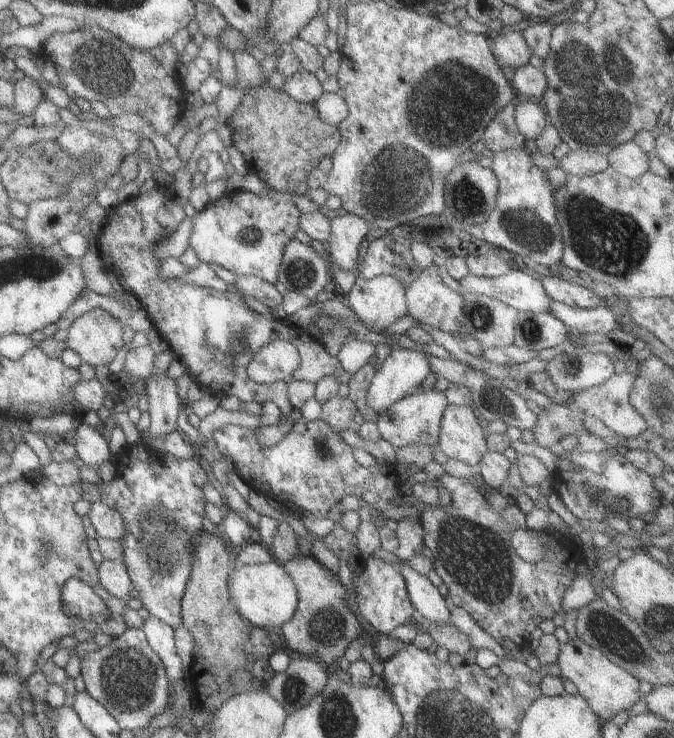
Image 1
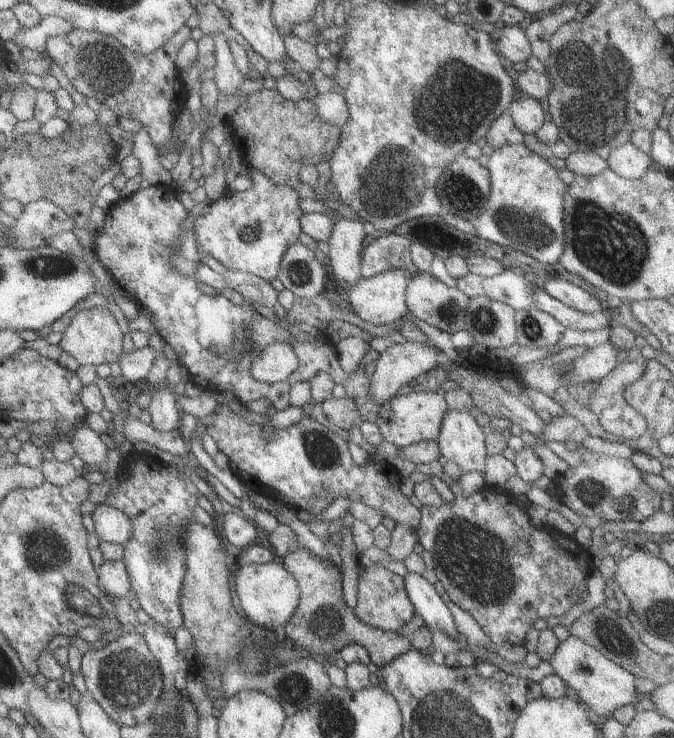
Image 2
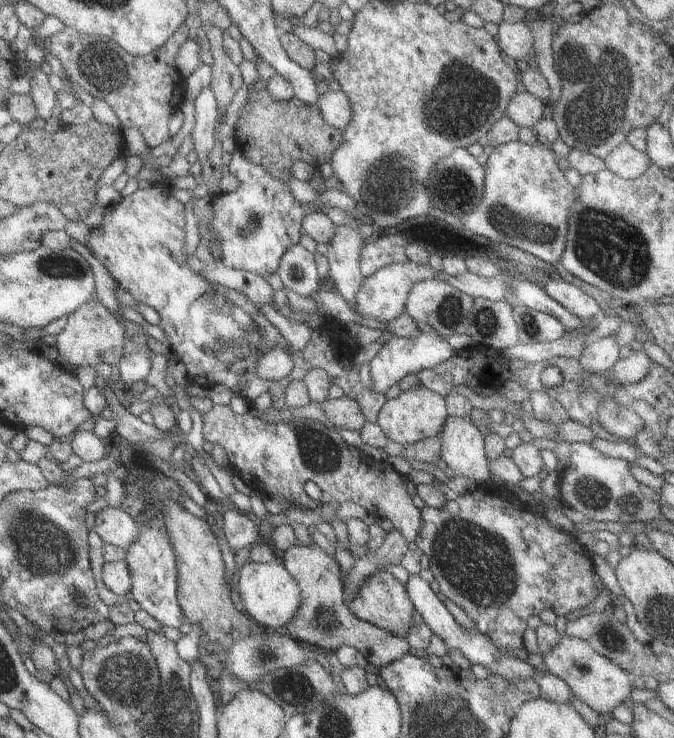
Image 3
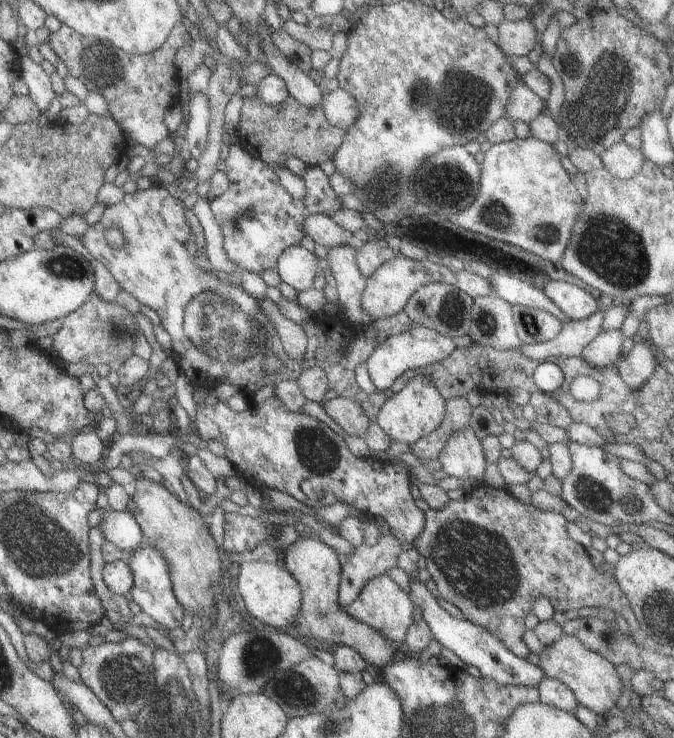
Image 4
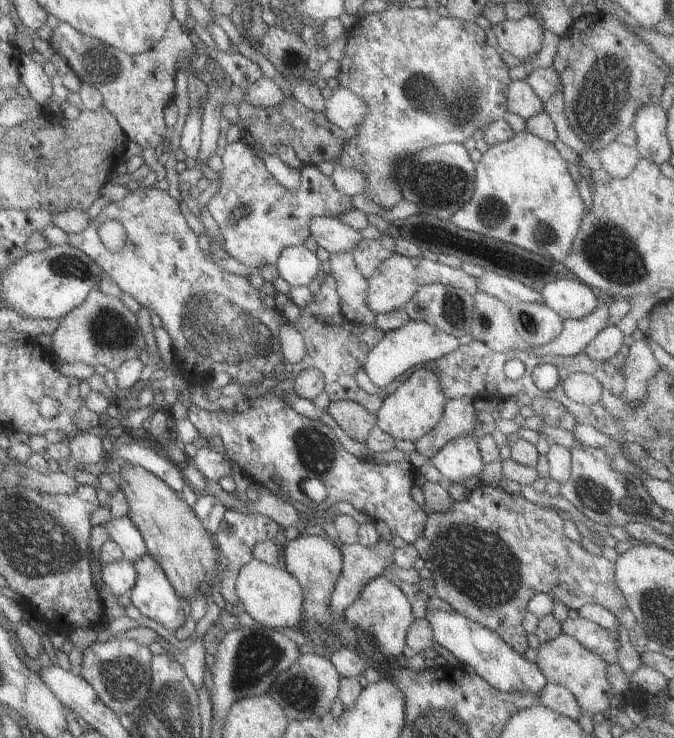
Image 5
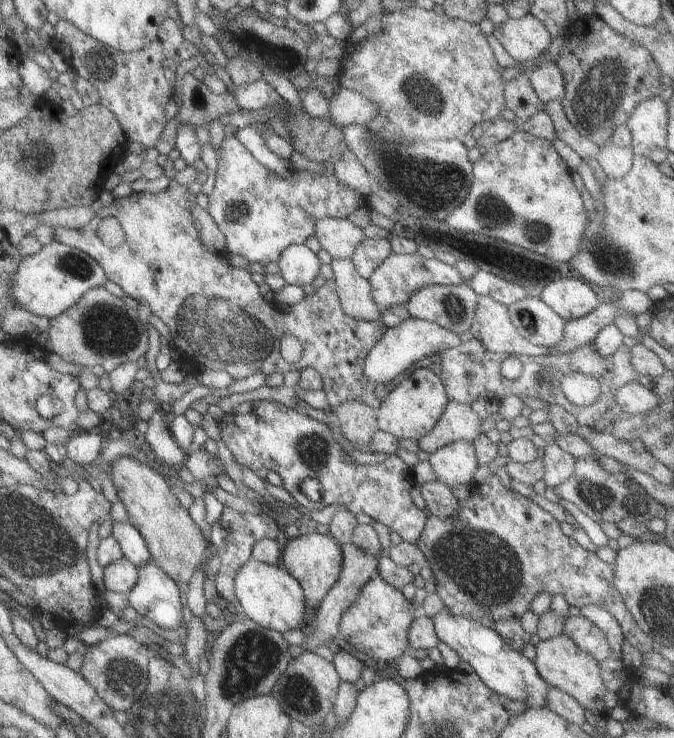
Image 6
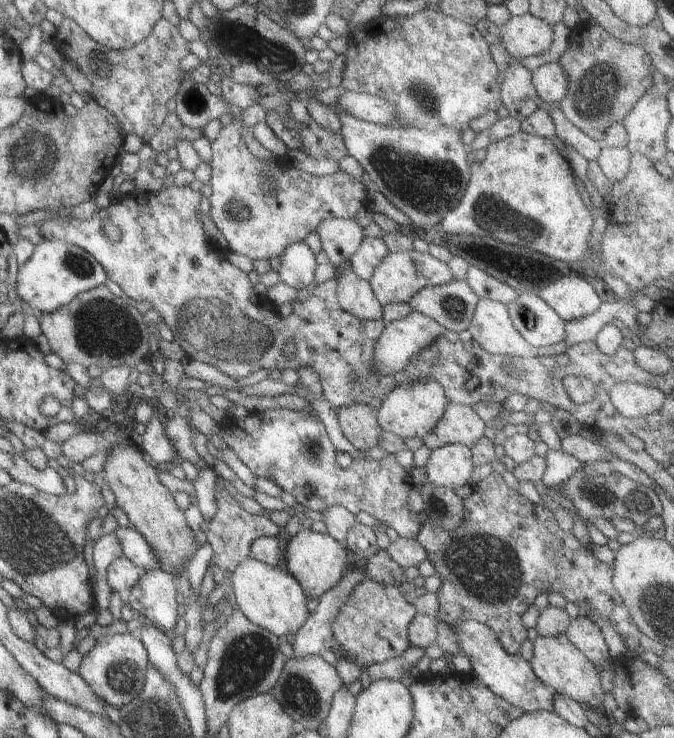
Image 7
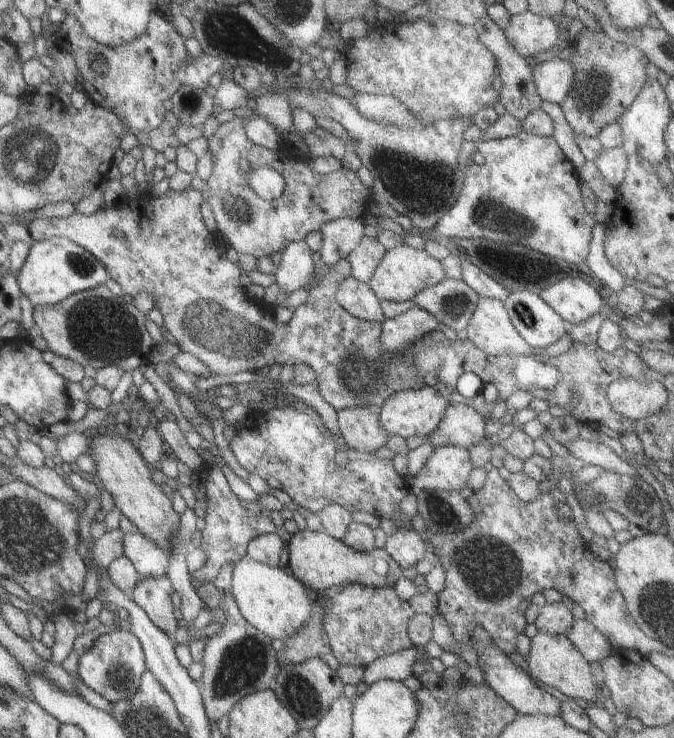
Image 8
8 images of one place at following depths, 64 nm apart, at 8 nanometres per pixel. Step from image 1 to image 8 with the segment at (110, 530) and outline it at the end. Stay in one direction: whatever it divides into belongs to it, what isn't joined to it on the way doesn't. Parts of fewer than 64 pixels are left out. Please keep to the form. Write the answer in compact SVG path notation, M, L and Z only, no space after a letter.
M139 531L122 536L122 555L131 562L141 578L166 574L169 554Z

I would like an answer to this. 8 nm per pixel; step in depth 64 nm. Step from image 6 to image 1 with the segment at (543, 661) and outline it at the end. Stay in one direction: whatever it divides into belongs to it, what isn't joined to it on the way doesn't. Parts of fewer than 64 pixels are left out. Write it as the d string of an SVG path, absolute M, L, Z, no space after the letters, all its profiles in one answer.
M577 637L560 644L556 658L563 678L575 685L576 693L587 702L587 706L599 717L609 722L619 711L627 711L635 702L642 698L637 688L638 680L626 670L613 664L599 650L585 644Z

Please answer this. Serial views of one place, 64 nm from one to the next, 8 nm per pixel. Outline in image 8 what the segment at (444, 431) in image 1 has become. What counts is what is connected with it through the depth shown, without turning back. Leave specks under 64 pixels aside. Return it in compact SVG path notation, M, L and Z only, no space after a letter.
M445 445L433 449L406 486L414 495L421 489L459 491L474 483L476 472L467 448Z

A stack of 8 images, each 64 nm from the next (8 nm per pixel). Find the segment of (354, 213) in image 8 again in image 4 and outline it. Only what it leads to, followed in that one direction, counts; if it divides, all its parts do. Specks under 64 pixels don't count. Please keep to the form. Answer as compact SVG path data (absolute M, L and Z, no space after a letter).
M238 143L229 145L223 164L224 168L222 171L227 176L228 187L227 189L224 188L222 194L219 194L208 203L215 222L221 229L223 250L227 255L227 260L233 262L239 269L260 275L267 268L275 268L279 254L289 246L300 244L299 242L305 236L305 232L303 232L305 218L315 214L331 216L333 212L337 212L341 208L339 196L331 190L327 180L328 177L323 174L317 165L306 166L305 170L303 170L300 178L303 180L305 194L303 198L295 199L291 198L279 184L271 167L246 152Z

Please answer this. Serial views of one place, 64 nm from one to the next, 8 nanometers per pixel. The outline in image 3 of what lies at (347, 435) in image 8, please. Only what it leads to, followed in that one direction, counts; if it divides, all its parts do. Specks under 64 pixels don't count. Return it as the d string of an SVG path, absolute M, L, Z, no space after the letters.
M326 398L319 405L328 421L339 428L358 431L365 424L360 408L350 398Z

